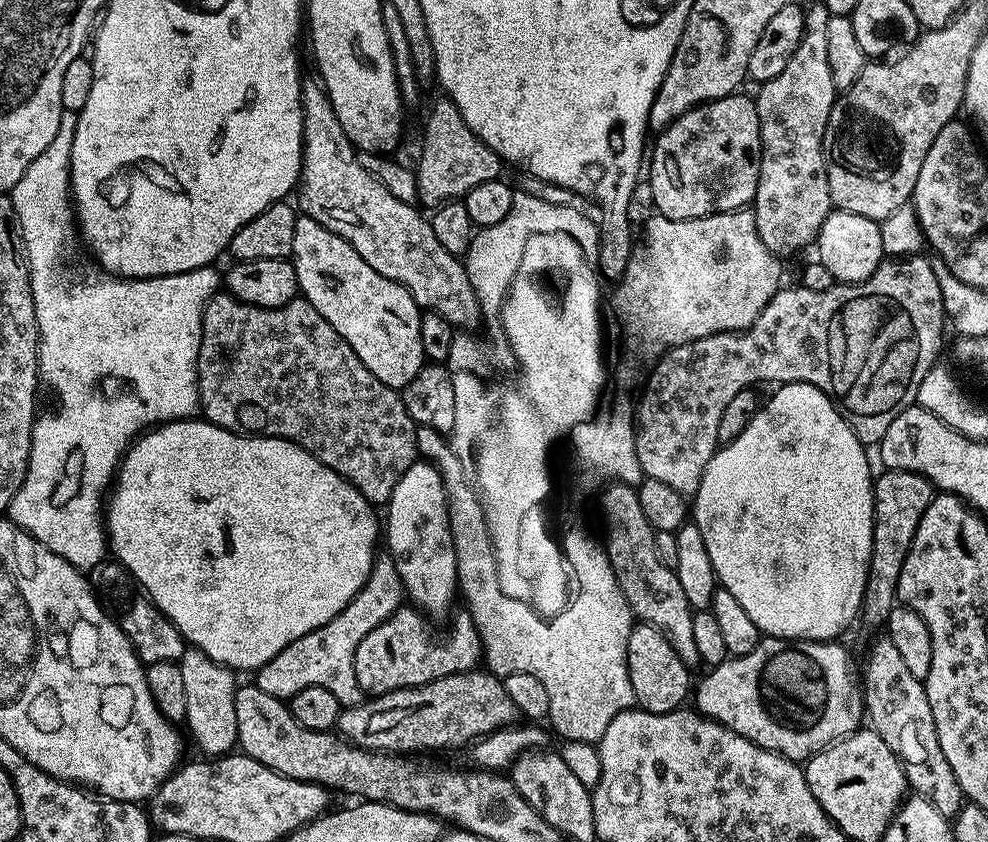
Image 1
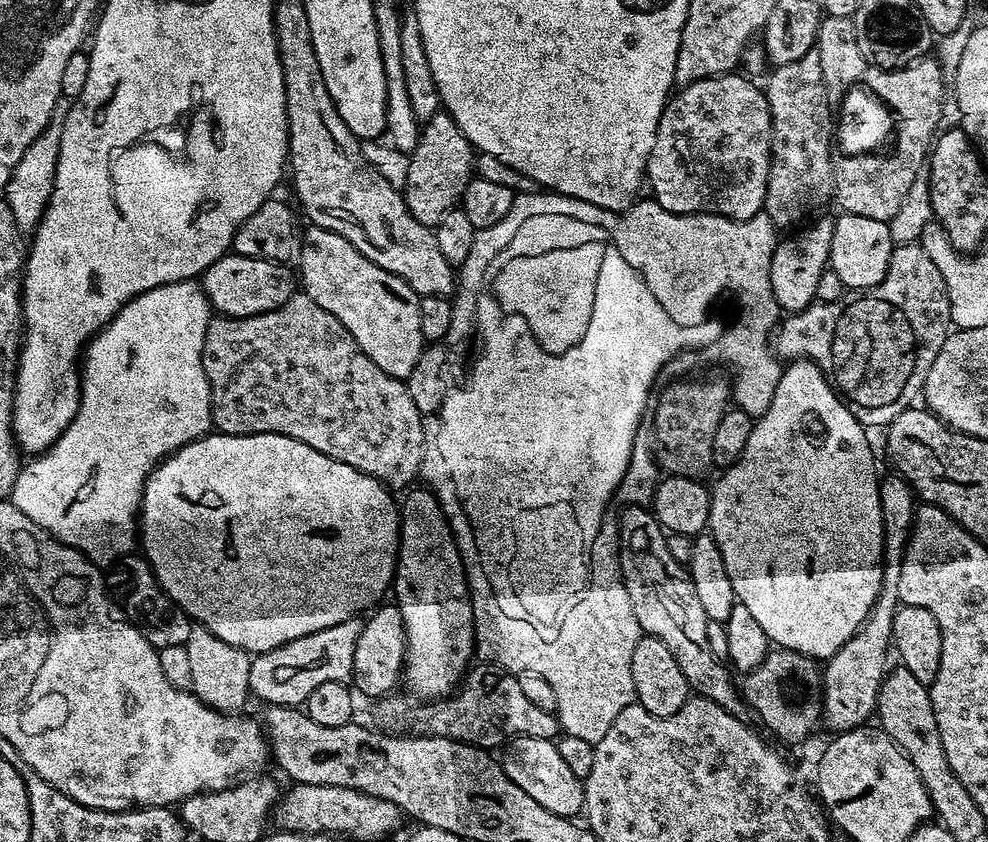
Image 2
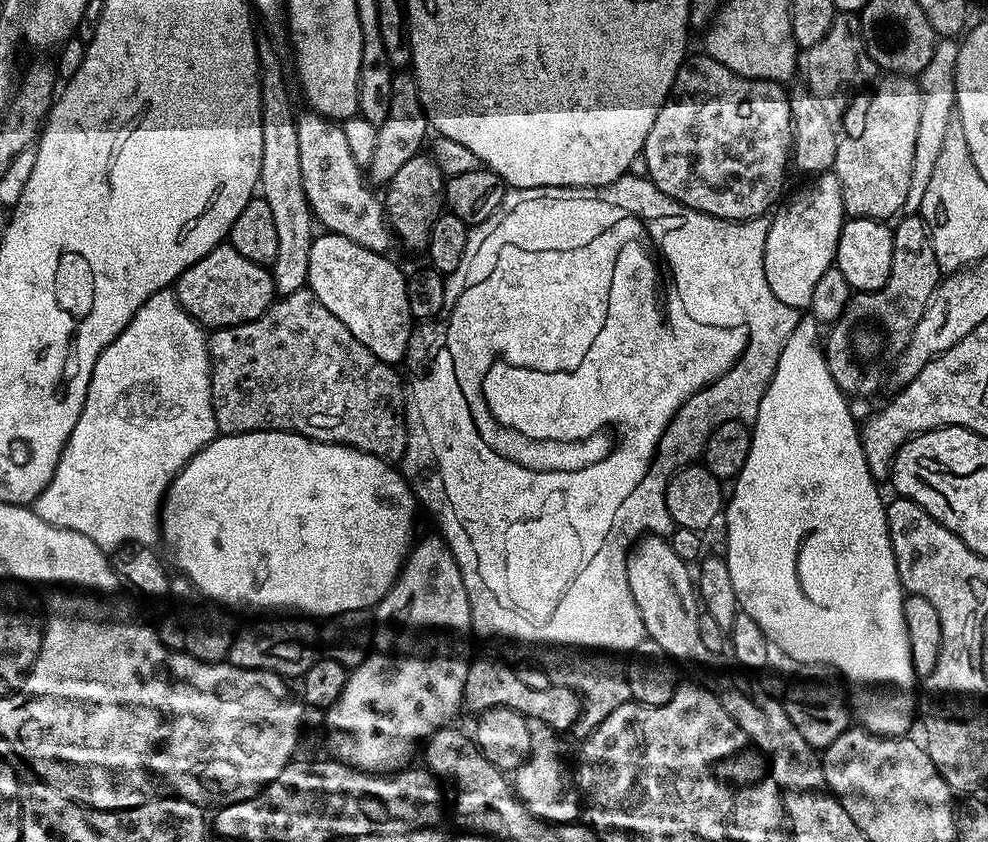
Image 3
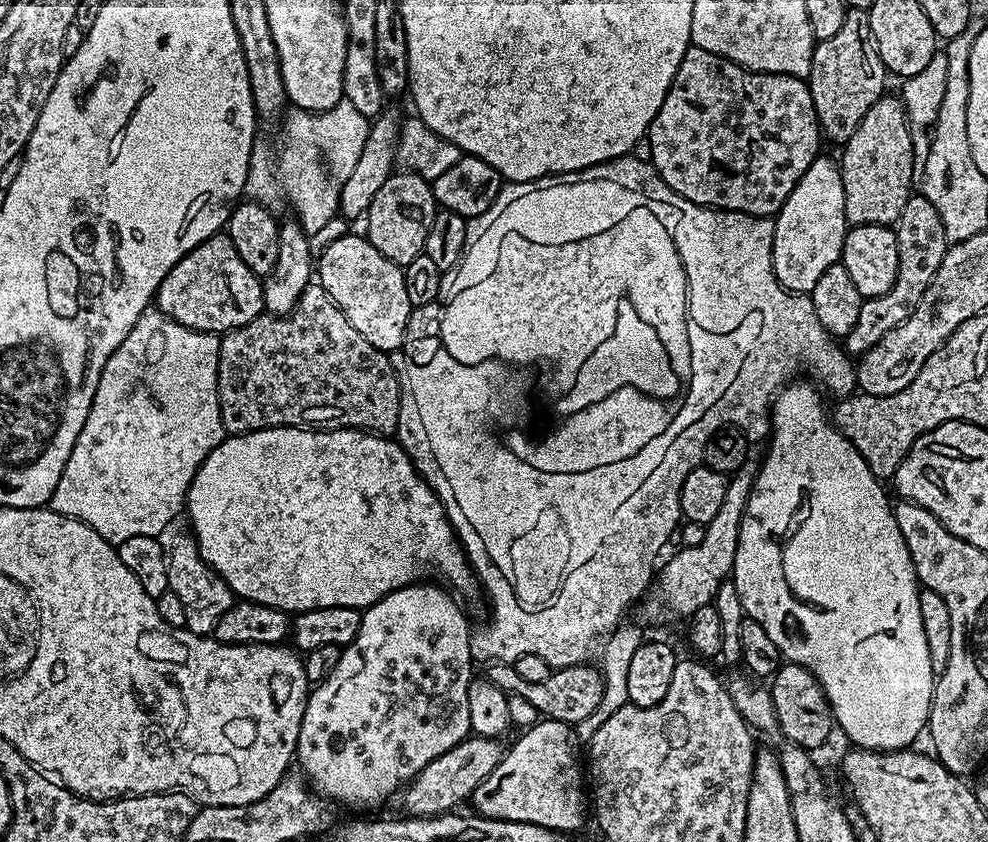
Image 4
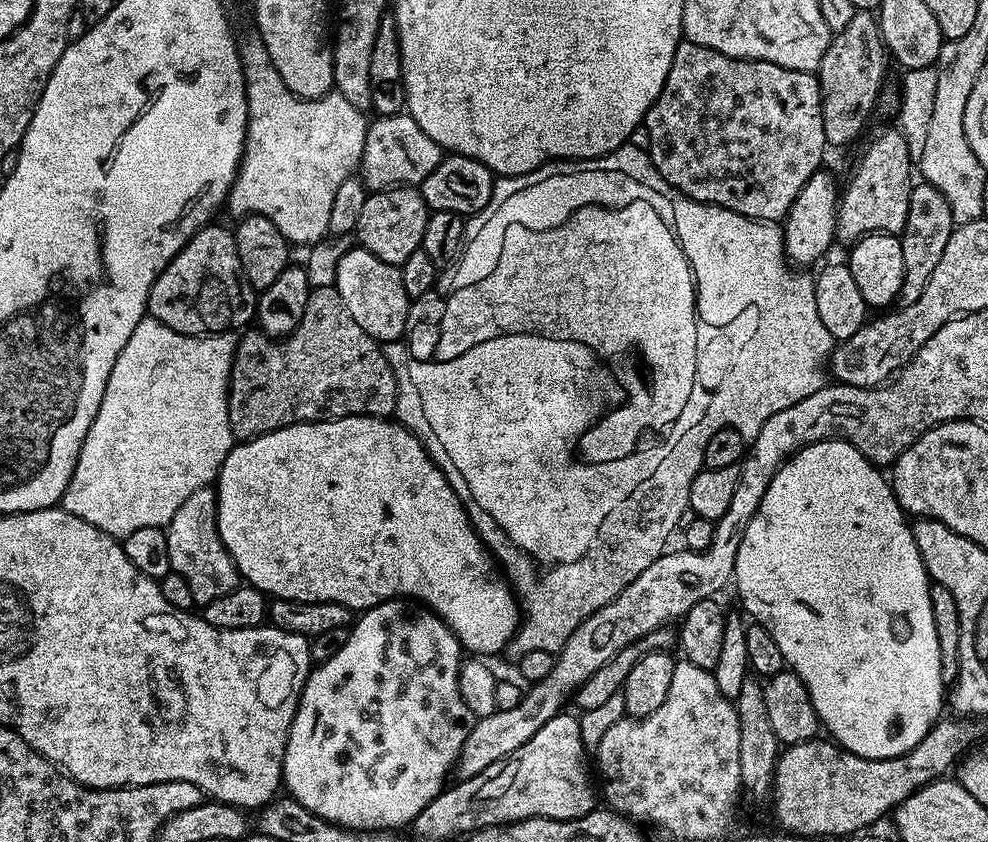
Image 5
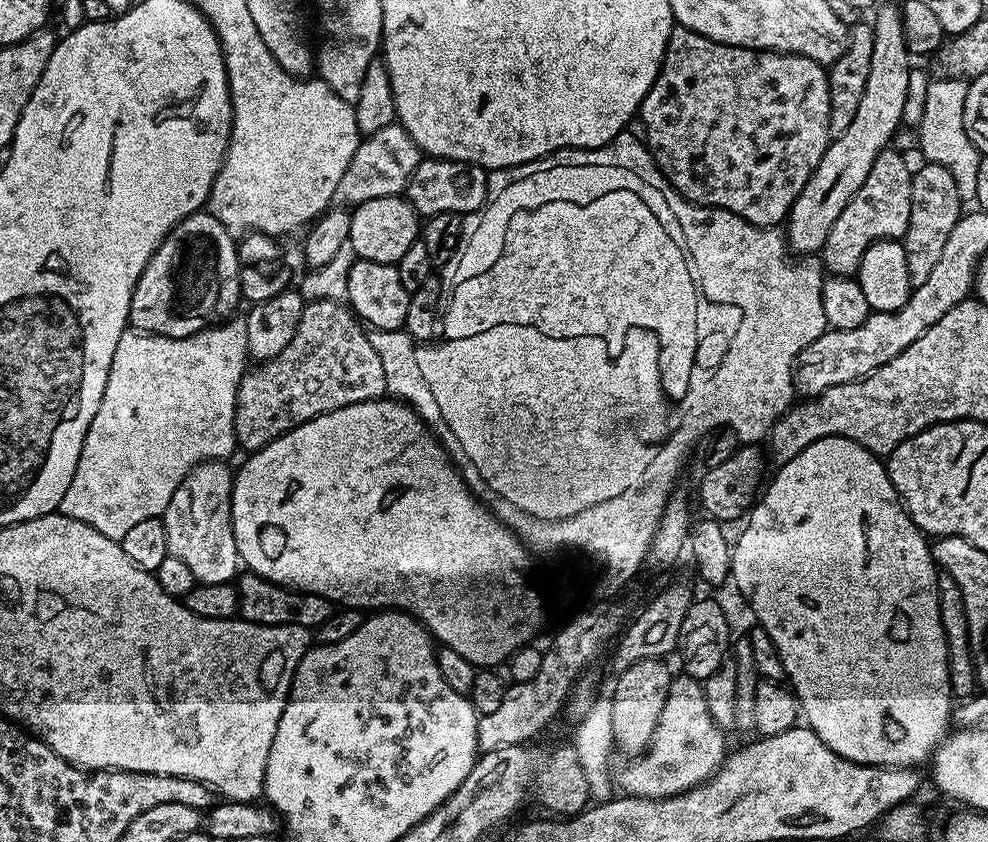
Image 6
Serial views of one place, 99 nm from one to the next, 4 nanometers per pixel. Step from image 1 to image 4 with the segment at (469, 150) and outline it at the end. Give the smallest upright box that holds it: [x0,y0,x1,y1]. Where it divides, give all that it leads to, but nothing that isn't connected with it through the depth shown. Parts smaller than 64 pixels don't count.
[366,171,438,266]

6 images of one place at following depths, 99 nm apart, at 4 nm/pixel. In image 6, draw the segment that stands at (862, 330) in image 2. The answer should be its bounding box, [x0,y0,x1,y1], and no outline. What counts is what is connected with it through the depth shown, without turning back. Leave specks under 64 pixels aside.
[902,162,962,288]

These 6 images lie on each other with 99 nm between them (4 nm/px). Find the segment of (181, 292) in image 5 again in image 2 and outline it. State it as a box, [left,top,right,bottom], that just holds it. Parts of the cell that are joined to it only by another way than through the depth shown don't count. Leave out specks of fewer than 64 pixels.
[202,254,297,318]

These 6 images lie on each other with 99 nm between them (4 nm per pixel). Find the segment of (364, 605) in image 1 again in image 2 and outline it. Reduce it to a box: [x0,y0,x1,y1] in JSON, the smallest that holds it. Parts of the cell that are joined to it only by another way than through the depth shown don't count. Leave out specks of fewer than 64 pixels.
[249,619,358,706]

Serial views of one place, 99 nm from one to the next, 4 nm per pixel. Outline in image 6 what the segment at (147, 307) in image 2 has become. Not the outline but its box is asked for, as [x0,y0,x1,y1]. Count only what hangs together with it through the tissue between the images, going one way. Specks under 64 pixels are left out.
[59,318,250,540]

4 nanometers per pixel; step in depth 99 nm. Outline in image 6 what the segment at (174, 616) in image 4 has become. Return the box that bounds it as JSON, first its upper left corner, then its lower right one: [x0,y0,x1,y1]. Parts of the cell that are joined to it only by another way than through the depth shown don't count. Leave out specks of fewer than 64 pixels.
[154,460,242,598]

